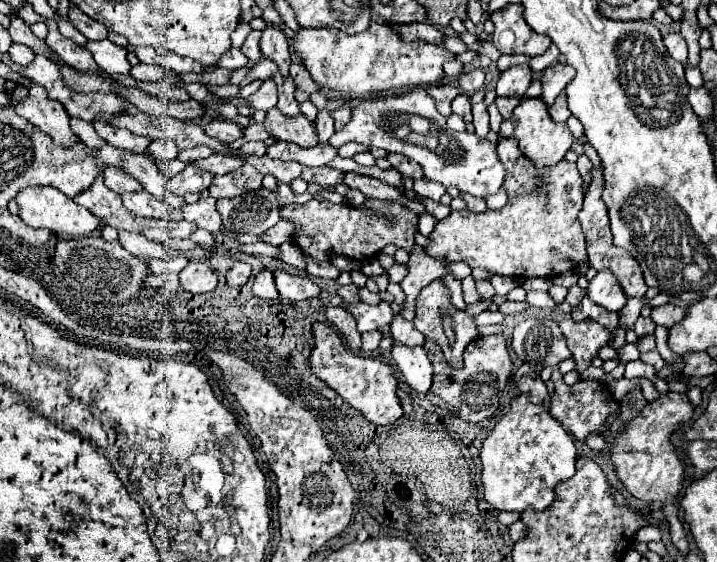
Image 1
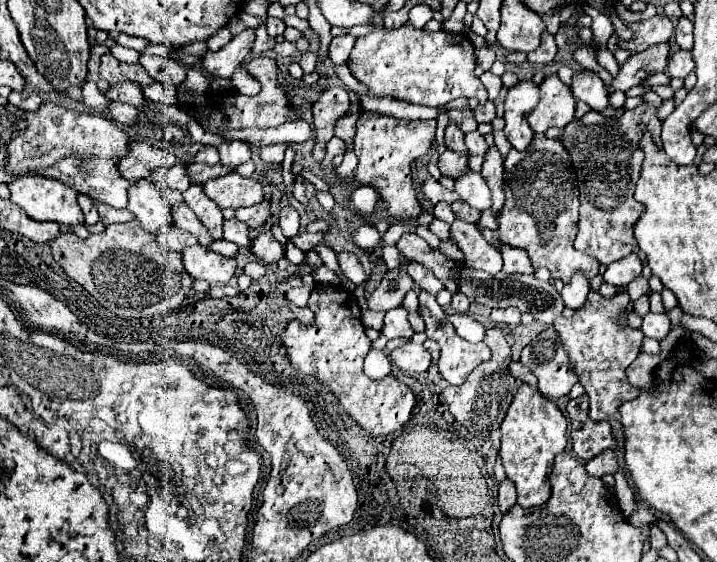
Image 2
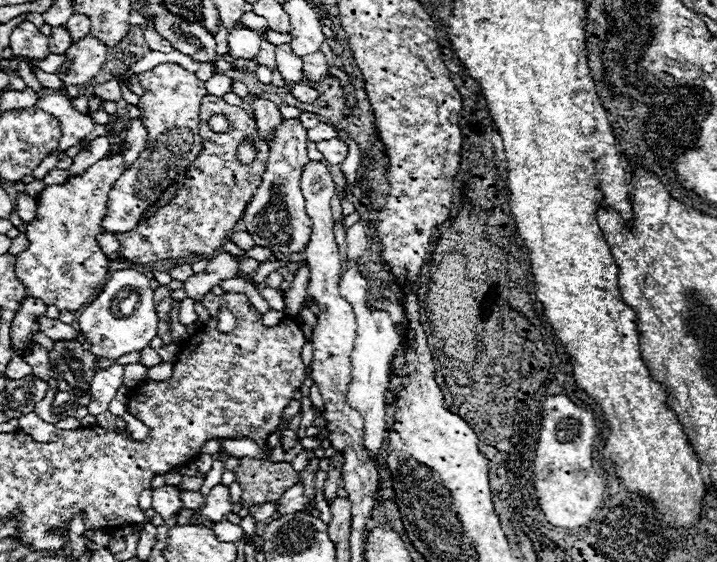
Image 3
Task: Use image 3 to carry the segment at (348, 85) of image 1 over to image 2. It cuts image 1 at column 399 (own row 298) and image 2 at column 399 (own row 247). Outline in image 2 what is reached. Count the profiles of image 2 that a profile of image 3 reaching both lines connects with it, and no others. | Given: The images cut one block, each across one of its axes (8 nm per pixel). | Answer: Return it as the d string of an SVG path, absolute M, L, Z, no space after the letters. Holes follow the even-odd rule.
M410 24L398 30L384 30L376 26L368 36L356 38L352 54L348 58L350 72L368 86L372 96L394 96L410 104L444 108L450 100L460 96L474 96L480 104L488 100L488 94L474 74L476 50L466 34L452 32L426 32L416 30Z

